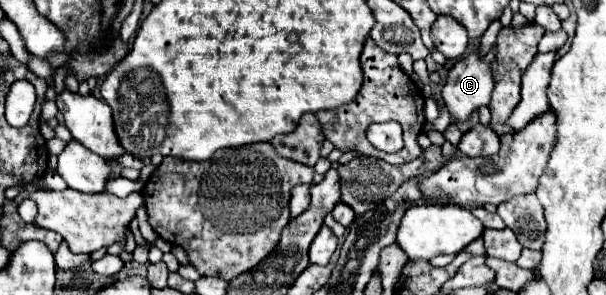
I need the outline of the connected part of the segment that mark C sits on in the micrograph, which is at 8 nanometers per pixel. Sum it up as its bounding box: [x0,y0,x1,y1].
[442,49,494,123]

